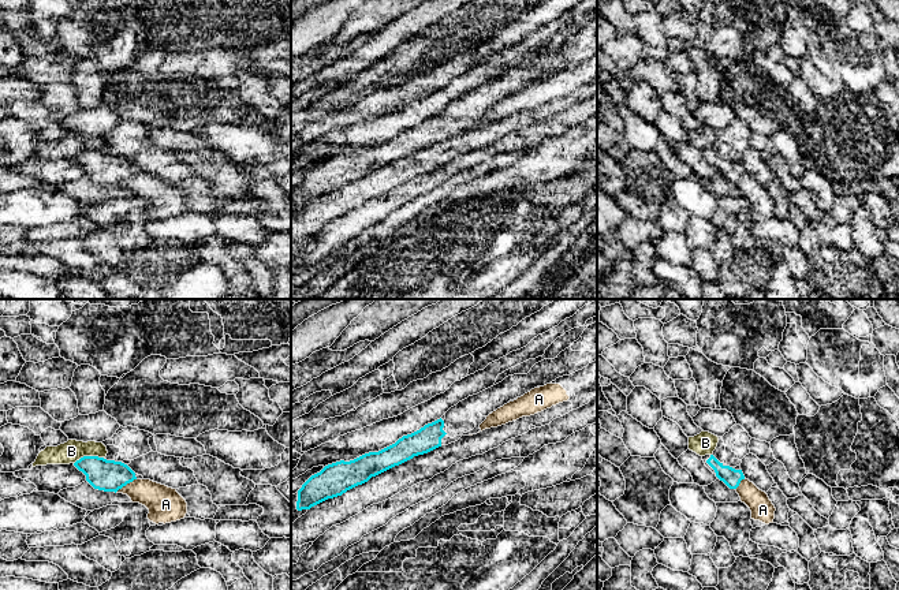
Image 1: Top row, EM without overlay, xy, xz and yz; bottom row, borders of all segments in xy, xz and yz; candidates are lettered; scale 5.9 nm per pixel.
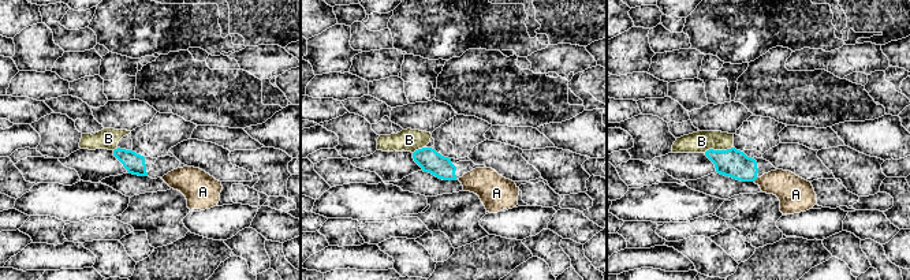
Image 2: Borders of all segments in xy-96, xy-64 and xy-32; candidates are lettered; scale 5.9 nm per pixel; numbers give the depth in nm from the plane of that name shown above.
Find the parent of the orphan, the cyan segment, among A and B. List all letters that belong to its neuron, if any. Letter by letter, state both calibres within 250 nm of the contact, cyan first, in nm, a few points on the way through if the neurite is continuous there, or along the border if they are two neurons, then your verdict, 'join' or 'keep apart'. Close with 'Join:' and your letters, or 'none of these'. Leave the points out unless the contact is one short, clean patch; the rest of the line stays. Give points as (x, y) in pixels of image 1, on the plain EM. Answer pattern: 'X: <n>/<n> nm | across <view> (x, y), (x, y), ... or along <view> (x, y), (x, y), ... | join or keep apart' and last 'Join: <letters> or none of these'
A: 190/190 nm | keep apart
B: 190/130 nm | keep apart
Join: none of these

